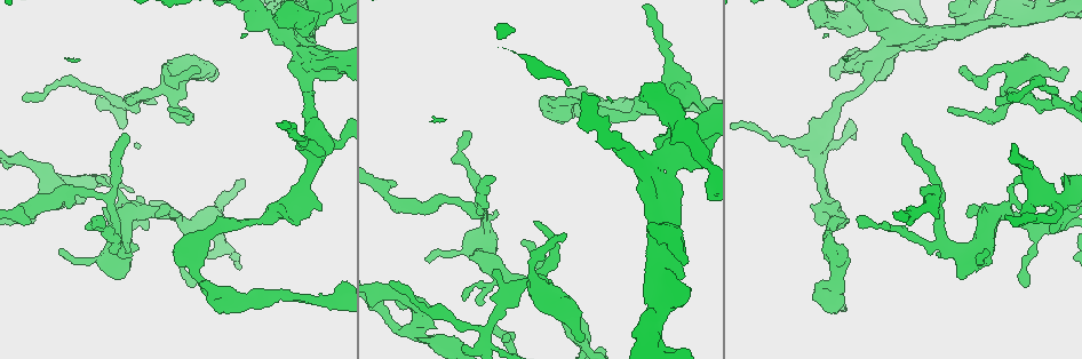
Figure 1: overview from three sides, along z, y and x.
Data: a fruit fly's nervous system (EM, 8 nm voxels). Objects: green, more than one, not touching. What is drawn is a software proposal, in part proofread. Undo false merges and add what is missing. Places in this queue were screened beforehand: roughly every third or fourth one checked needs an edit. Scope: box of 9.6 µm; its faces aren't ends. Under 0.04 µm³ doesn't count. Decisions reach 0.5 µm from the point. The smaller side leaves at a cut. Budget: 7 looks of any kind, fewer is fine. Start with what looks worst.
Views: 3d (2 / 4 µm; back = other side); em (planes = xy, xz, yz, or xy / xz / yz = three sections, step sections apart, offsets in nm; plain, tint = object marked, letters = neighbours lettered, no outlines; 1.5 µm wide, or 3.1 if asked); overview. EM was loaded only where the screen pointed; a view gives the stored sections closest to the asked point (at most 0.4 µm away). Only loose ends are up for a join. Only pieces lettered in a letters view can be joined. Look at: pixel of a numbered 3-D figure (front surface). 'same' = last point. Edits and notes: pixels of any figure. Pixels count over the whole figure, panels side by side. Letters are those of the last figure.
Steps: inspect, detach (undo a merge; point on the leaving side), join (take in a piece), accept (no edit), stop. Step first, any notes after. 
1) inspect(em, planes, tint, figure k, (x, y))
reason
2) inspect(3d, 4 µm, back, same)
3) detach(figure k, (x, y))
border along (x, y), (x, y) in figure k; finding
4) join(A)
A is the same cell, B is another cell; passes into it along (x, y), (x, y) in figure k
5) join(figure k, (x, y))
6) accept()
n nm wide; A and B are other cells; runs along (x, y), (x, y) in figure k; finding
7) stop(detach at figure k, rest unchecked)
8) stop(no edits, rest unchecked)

inspect(3d, 4 µm, back, figure 1, (490, 175))
branch stops here

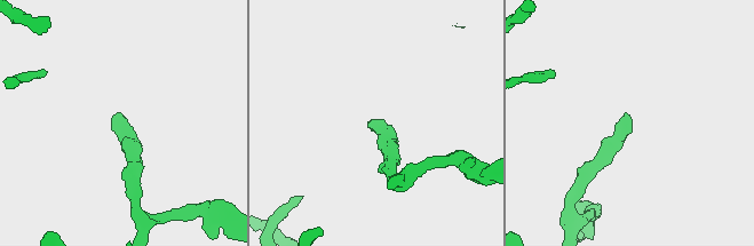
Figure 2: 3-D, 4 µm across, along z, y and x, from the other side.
inspect(em, yz, step 8, tint, figure 2, (626, 113))

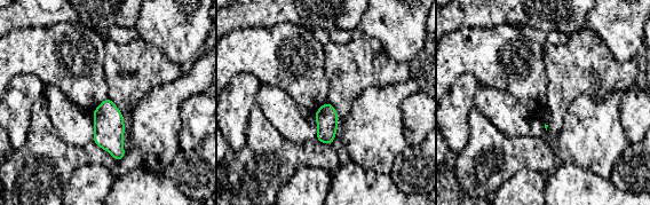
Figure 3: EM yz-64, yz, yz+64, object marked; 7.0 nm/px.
inspect(em, planes, letters, same)
another direction

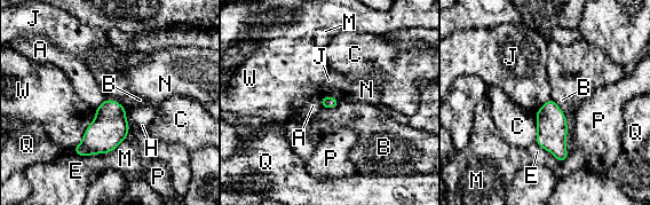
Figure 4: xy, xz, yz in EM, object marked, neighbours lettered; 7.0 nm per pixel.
accept()
A, B, C, E, H, J, M, N, P, Q and W are other cells; border along (551, 99), (534, 113) in figure 4; no lettered piece goes on from it

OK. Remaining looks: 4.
inspect(3d, 4 µm, figure 1, (194, 285))
free end

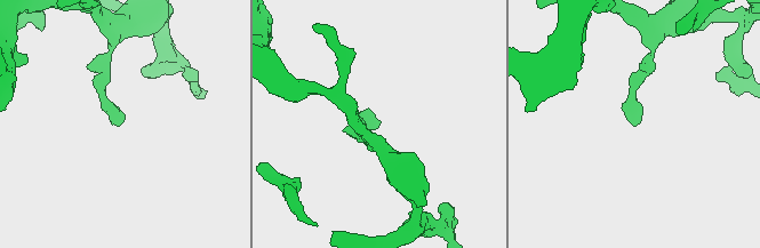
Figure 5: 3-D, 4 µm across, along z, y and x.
inspect(em, xz, step 4, tint, figure 5, (117, 125))
shape alone is not enough

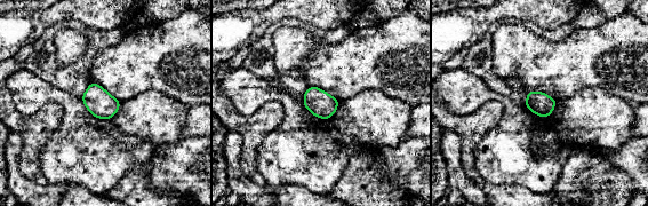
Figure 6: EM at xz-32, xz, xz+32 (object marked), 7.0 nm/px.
inspect(em, planes, letters, same)

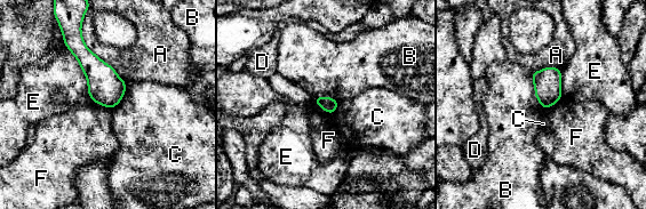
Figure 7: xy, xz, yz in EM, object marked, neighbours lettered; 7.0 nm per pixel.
accept()
100 nm wide; A, B, C, D, E and F are other cells; border along (313, 102), (333, 114) in figure 7; no lettered piece goes on from it

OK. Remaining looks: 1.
inspect(em, xz, step 4, letters, figure 1, (671, 57))
sudden change in width

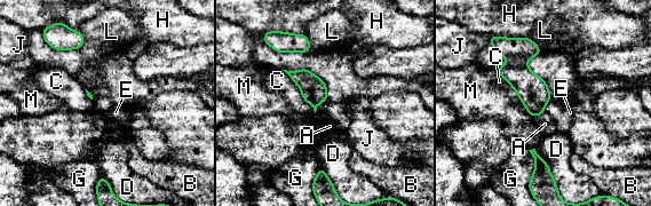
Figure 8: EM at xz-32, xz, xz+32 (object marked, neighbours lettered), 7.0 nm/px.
accept()
C touches over 380 nm; A, B, C, D, E, G, H, J, L and M are other cells; border along (550, 98), (546, 104), (545, 112) in figure 8; continuous, no second cell

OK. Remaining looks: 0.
stop(no edits, rest unchecked)

